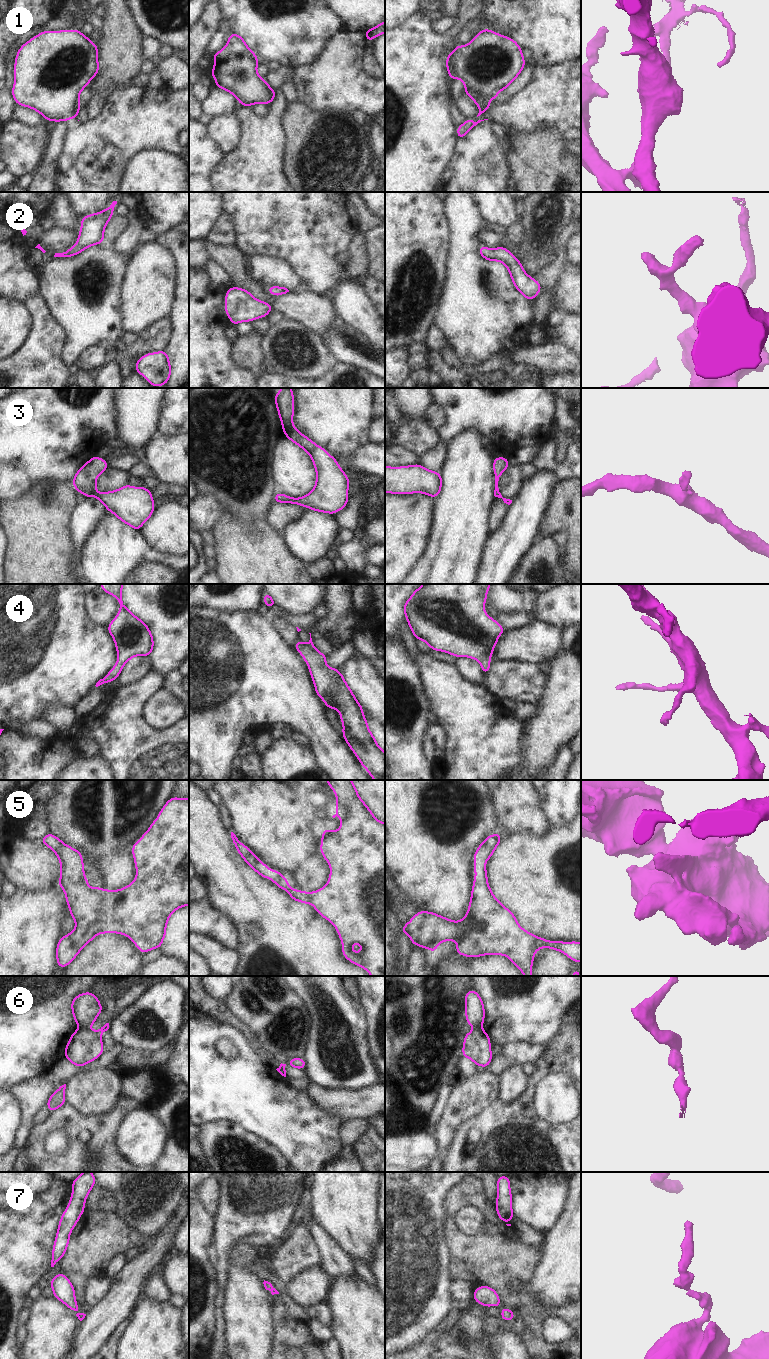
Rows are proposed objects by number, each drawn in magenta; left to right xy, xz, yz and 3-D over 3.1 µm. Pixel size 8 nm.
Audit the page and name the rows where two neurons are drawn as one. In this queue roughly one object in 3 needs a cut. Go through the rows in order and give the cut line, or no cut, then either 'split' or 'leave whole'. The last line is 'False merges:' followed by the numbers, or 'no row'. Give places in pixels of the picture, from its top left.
1: cut in xy along (79, 107), (74, 116); split
2: no cut; leave whole
3: no cut; leave whole
4: no cut; leave whole
5: no cut; leave whole
6: cut in xy along (81, 1027), (88, 1028); split
7: no cut; leave whole
False merges: 1, 6

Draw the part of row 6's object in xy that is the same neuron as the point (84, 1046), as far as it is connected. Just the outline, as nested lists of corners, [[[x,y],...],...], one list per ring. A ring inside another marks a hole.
[[[106,1023],[97,1031],[91,1031],[89,1028],[74,1031],[65,1046],[64,1057],[76,1067],[93,1062],[105,1051],[101,1035],[108,1029],[109,1023]]]

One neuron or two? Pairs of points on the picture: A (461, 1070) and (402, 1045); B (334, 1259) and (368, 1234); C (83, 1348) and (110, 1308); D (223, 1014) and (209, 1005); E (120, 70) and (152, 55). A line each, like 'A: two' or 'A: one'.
A: two
B: two
C: one
D: one
E: two

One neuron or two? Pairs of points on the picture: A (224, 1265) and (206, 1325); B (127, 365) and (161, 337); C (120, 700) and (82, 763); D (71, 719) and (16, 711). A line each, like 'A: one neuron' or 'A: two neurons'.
A: two neurons
B: one neuron
C: two neurons
D: two neurons

